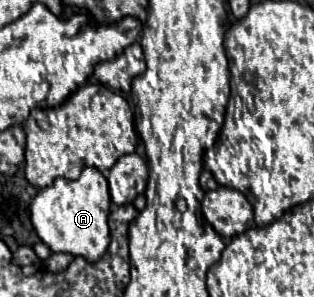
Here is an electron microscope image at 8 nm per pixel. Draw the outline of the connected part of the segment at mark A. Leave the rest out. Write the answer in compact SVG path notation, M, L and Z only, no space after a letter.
M84 168L80 178L56 178L52 186L42 188L30 206L30 218L36 234L52 252L68 252L96 262L108 248L108 210L110 210L108 180L96 168Z

